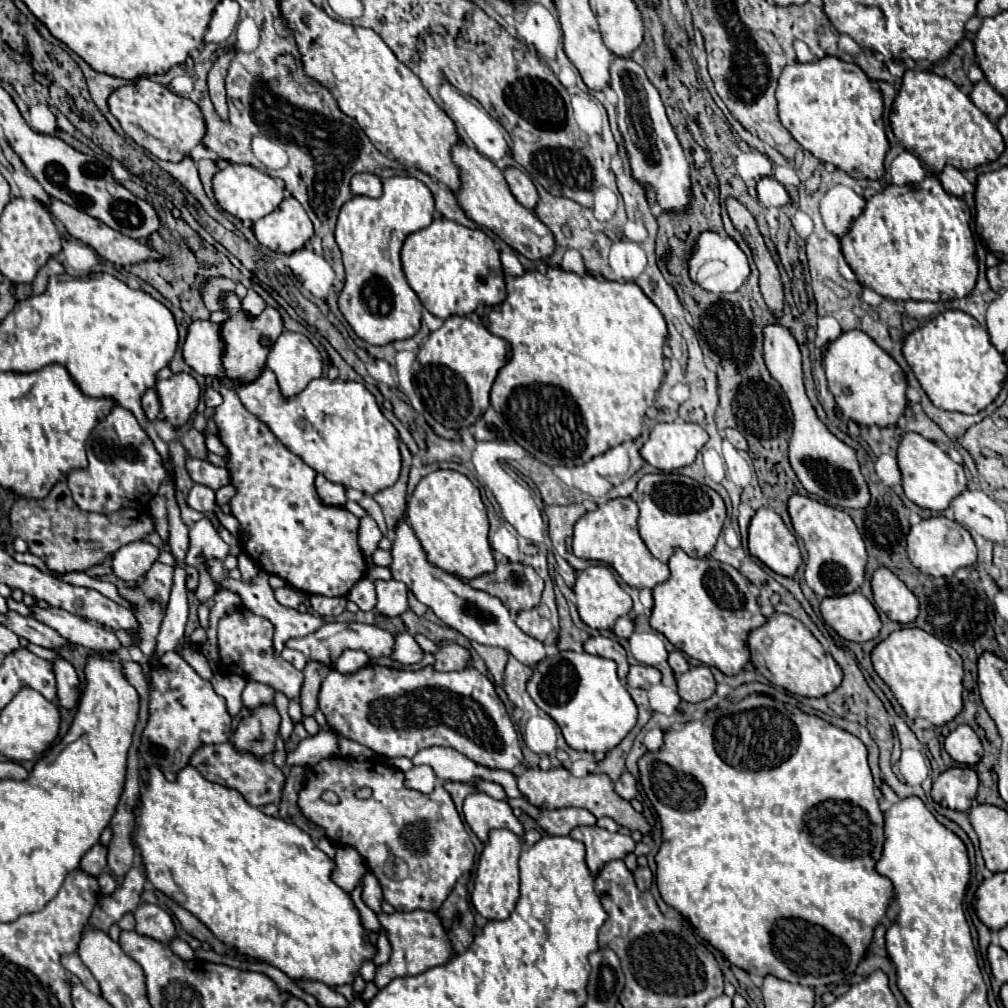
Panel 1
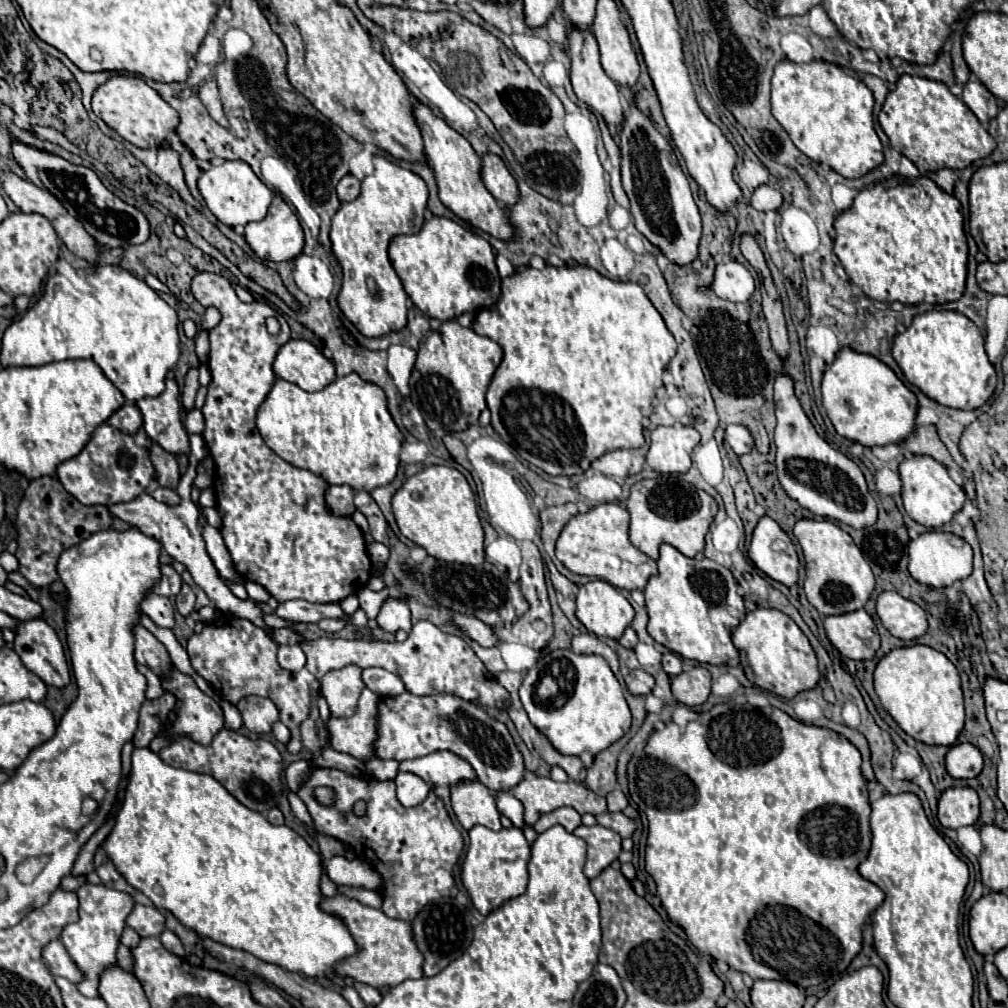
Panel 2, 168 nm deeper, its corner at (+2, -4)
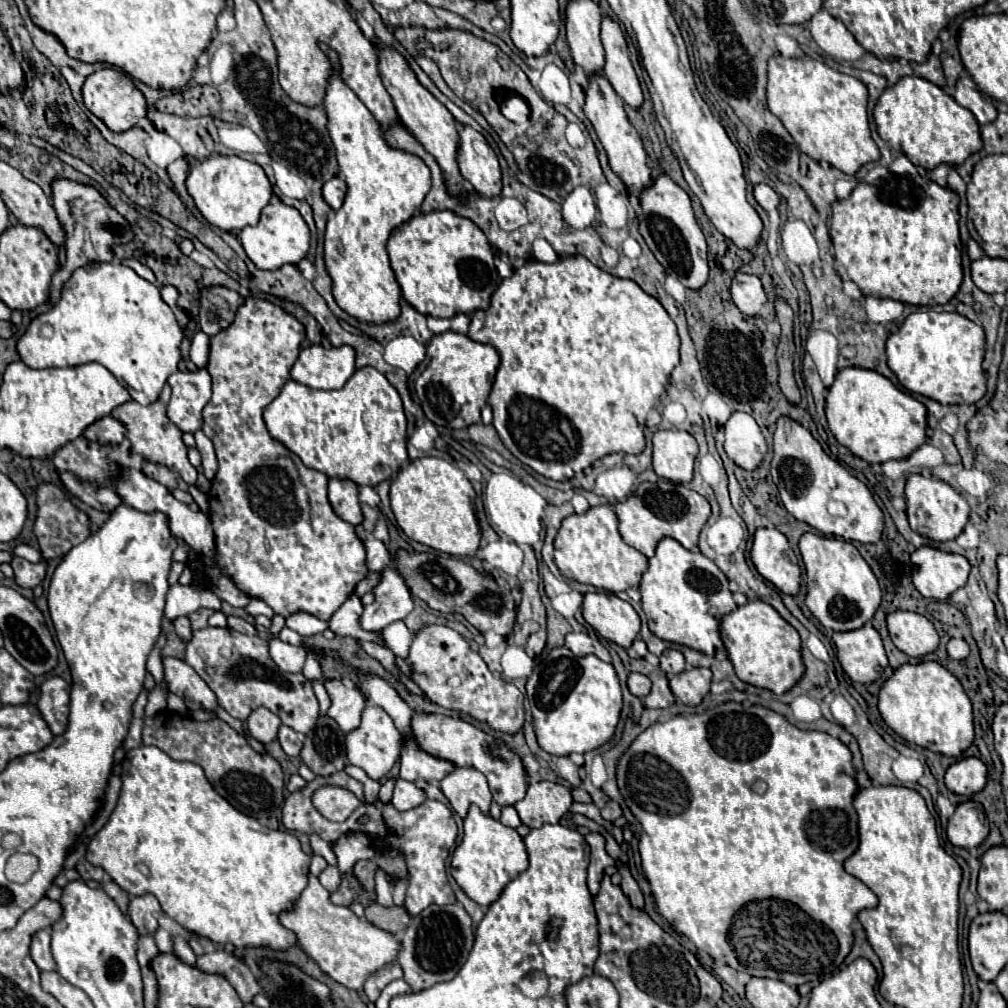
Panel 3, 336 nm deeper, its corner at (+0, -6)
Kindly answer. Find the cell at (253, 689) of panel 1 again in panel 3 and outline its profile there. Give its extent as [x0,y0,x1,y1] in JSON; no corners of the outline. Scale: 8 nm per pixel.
[248,709,282,745]

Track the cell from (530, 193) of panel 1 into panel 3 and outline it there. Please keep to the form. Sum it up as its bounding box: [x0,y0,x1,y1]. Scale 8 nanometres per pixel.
[458,125,502,197]

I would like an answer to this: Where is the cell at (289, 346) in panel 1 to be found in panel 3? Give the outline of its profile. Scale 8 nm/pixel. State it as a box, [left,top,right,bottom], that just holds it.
[290,345,356,389]

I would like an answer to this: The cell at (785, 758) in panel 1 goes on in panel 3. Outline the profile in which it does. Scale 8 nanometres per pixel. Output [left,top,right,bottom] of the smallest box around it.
[616,701,878,987]

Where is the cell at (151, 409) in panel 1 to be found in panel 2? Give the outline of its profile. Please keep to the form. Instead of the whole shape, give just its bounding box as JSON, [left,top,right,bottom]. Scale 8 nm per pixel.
[108,403,142,435]

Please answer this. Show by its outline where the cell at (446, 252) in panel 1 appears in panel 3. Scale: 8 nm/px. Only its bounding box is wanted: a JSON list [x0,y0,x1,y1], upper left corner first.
[386,209,500,317]

